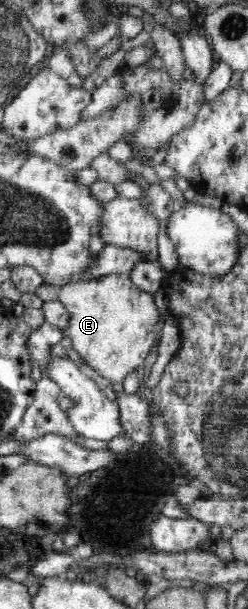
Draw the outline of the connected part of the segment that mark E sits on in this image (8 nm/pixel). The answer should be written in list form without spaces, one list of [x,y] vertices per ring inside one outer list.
[[[111,274],[84,281],[74,279],[71,283],[58,288],[58,301],[65,306],[68,314],[64,335],[71,339],[71,345],[77,351],[79,359],[107,381],[123,382],[129,373],[133,373],[145,363],[151,349],[159,343],[161,332],[157,327],[163,321],[159,314],[161,308],[159,297],[140,290],[128,274]]]

